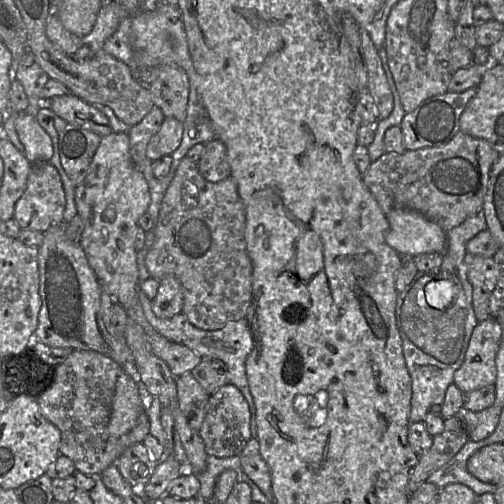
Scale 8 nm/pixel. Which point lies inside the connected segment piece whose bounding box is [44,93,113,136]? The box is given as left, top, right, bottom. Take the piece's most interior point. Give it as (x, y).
(72, 109)

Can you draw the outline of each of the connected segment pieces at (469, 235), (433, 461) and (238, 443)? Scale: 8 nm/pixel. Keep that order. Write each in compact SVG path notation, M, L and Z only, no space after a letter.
M483 212L450 229L440 269L435 273L417 273L411 284L398 293L396 325L412 380L409 424L424 421L432 405L442 406L454 373L464 362L472 332L478 324L472 304L472 284L465 264L466 245L485 229L487 223Z
M457 416L444 418L443 431L433 437L433 443L410 473L408 492L412 494L429 476L450 461L469 440L468 433Z
M226 384L210 395L204 420L198 431L207 455L218 458L240 455L242 449L252 438L250 416L249 405L236 386Z

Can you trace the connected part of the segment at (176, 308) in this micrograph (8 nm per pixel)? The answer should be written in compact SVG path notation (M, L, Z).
M167 275L159 281L155 298L152 300L152 311L158 318L169 319L182 312L183 289L179 280Z

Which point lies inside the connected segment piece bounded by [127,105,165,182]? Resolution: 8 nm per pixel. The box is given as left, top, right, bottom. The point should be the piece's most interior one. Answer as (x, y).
(140, 134)

